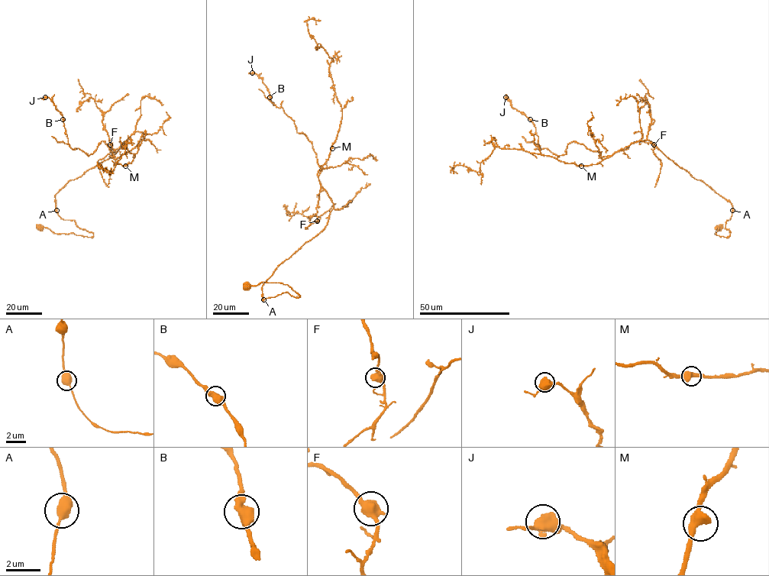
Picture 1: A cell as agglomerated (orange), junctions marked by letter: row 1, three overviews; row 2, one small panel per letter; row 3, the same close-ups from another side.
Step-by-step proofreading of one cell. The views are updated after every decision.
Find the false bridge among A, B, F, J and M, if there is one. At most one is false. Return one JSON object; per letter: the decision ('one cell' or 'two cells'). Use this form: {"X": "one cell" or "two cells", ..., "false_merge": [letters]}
{"A": "one cell", "B": "one cell", "F": "one cell", "J": "one cell", "M": "one cell", "false_merge": []}

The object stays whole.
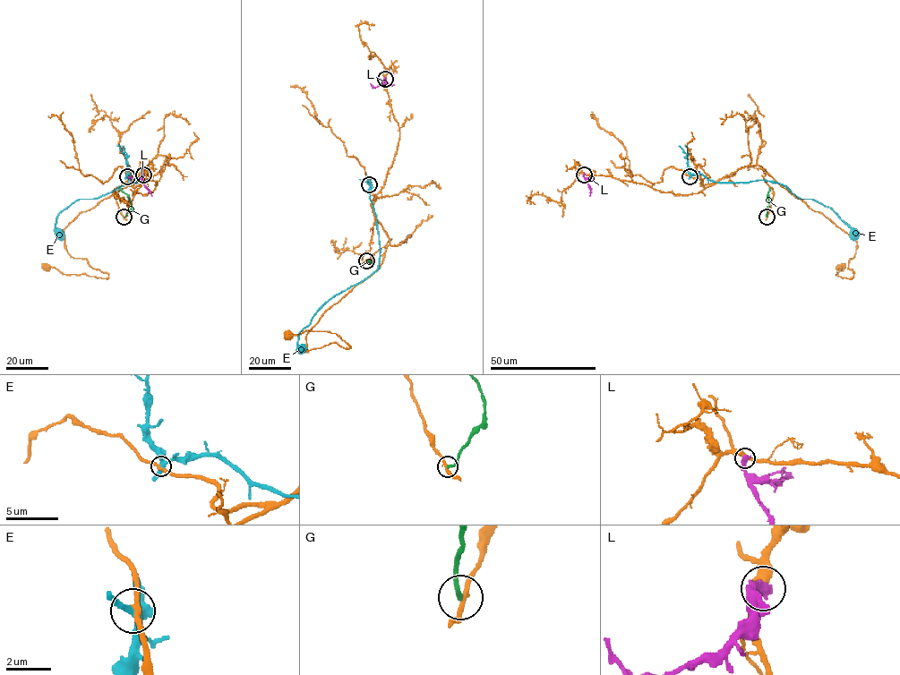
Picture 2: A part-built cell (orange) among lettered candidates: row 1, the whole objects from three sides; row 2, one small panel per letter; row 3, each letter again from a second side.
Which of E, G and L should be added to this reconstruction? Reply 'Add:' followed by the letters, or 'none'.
Add: none

